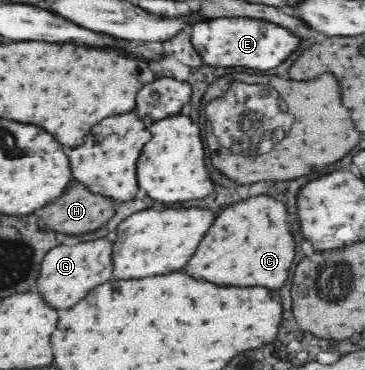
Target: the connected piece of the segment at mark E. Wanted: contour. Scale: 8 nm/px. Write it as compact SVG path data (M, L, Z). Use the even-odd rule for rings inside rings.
M214 18L210 22L198 22L192 28L192 44L202 56L203 64L210 66L244 66L256 70L268 70L282 64L298 46L298 38L286 28L272 22L250 18Z

